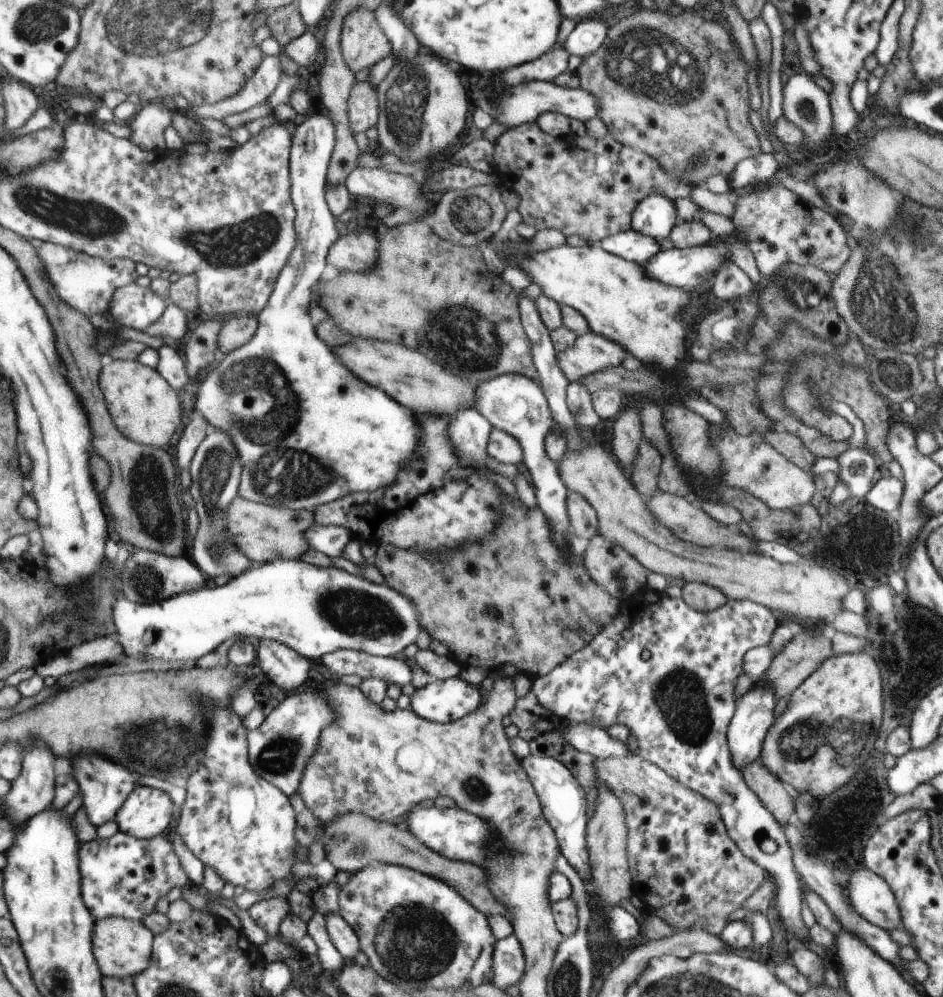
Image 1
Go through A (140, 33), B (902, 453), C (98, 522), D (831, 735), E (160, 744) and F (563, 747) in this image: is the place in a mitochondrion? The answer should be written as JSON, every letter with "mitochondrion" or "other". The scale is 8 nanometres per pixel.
{"A":"mitochondrion","B":"other","C":"other","D":"mitochondrion","E":"mitochondrion","F":"other"}

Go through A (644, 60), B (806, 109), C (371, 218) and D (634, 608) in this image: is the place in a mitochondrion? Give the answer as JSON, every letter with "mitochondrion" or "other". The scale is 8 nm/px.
{"A":"mitochondrion","B":"mitochondrion","C":"other","D":"other"}

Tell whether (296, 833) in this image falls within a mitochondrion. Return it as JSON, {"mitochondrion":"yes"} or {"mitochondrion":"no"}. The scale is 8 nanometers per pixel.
{"mitochondrion":"no"}

